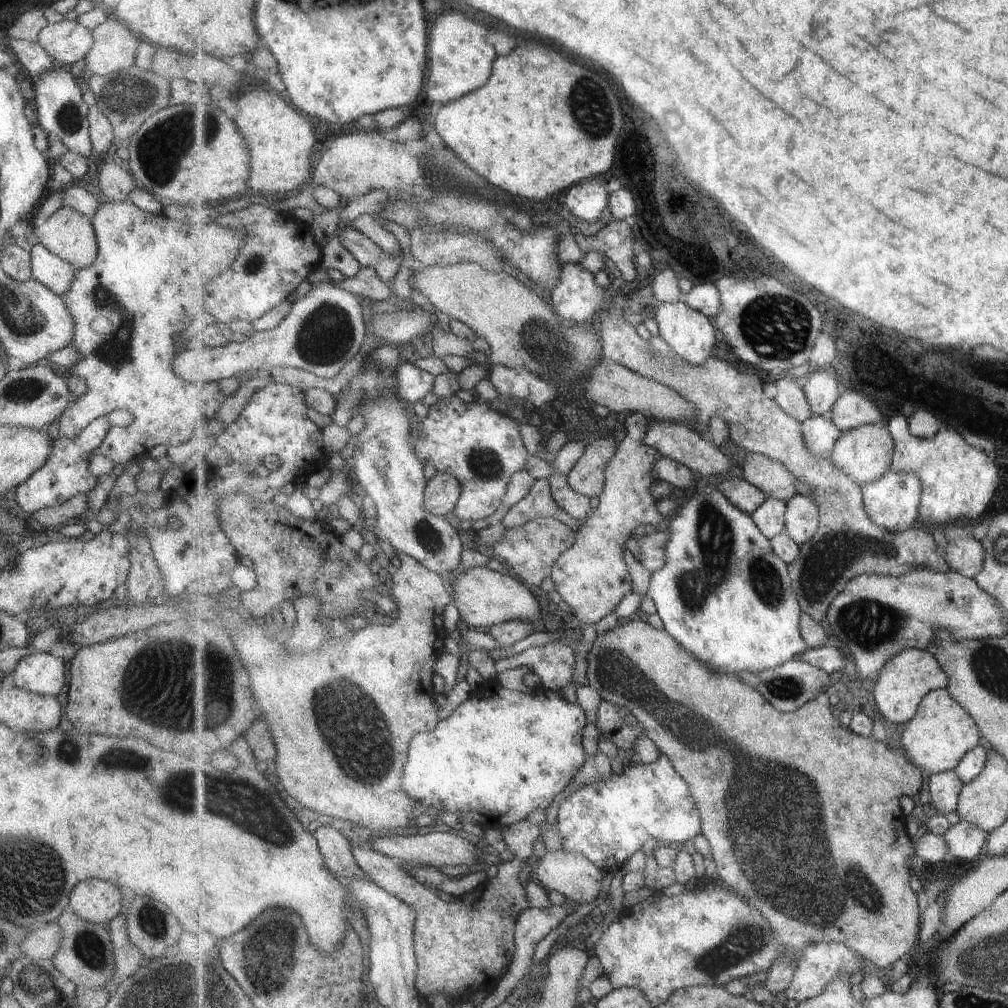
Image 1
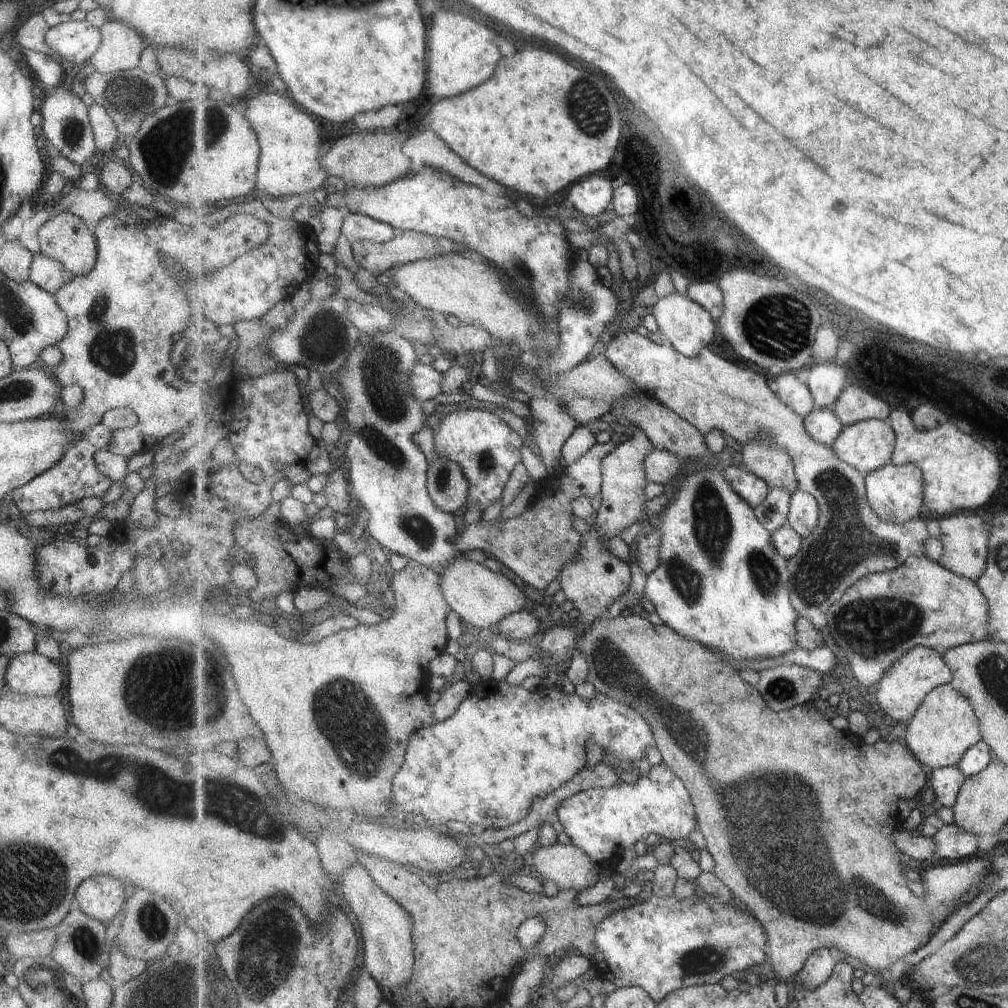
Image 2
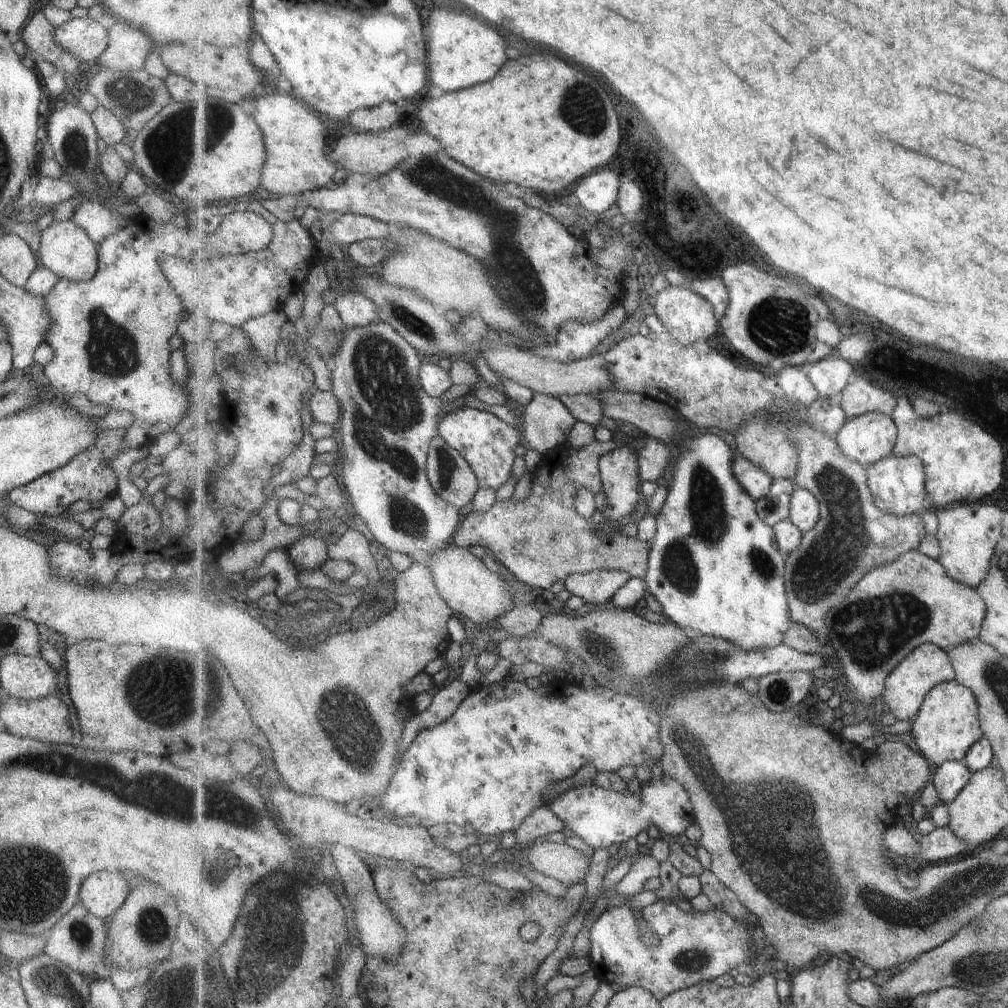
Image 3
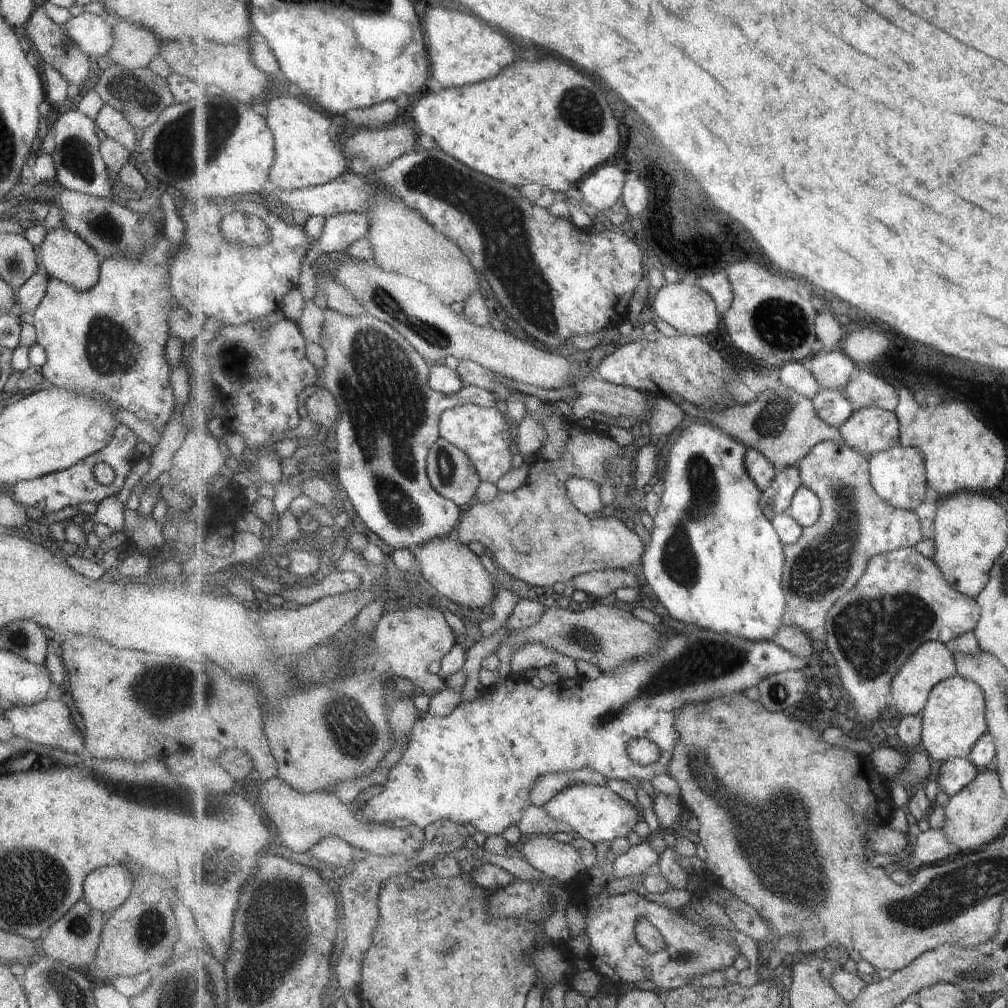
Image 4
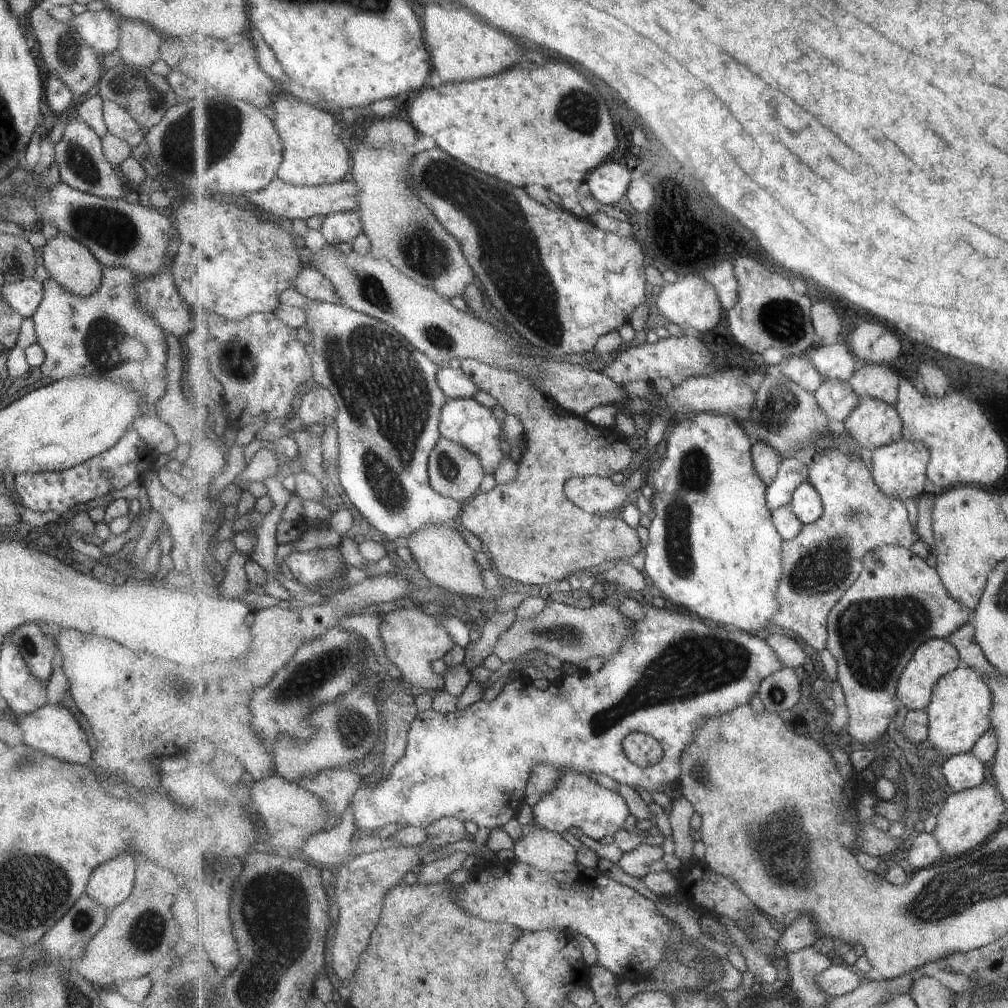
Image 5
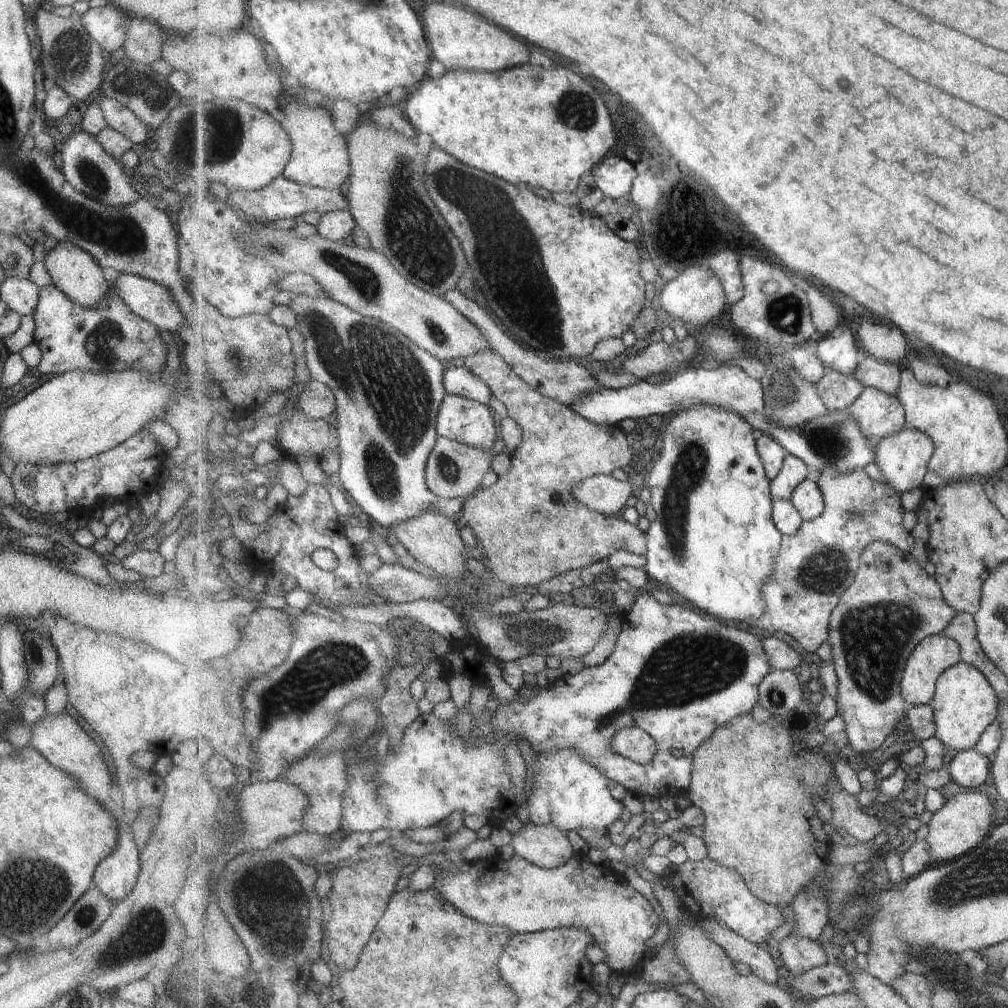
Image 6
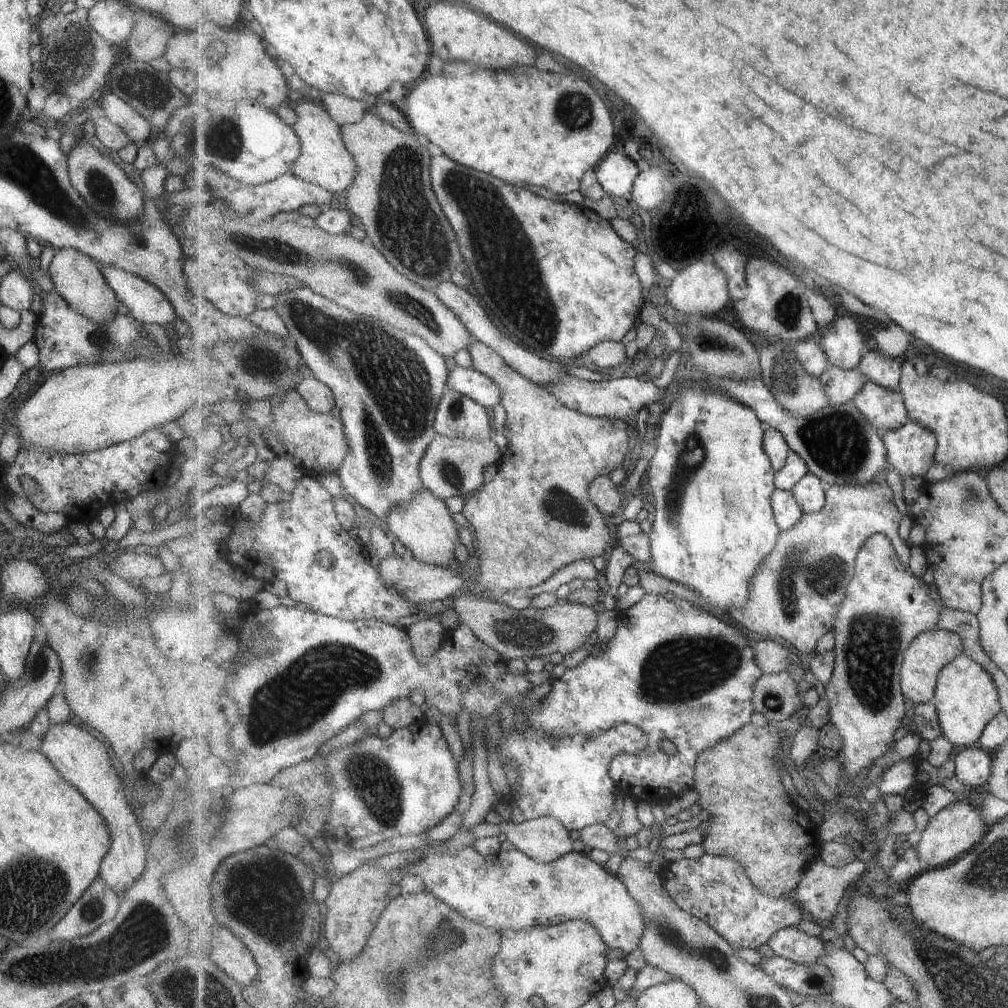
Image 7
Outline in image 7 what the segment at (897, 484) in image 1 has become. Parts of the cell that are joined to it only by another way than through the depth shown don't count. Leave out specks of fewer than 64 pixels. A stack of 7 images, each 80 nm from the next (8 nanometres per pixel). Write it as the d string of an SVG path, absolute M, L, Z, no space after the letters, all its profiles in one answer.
M909 421L903 428L882 432L890 468L893 468L900 478L913 478L913 476L925 477L931 470L933 462L936 462L936 450L938 440L936 434L920 424Z

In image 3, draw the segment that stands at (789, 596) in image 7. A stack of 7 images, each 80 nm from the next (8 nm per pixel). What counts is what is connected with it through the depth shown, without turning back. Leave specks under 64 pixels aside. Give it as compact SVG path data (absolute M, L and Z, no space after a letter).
M797 417L790 434L799 451L798 475L795 484L810 490L820 502L820 521L813 530L803 534L801 546L787 556L788 603L792 620L807 626L815 634L828 630L828 612L839 606L859 581L875 566L893 564L902 554L917 551L925 538L925 524L917 513L907 516L890 515L876 505L868 483L868 469L862 463L851 460L833 437L822 435Z

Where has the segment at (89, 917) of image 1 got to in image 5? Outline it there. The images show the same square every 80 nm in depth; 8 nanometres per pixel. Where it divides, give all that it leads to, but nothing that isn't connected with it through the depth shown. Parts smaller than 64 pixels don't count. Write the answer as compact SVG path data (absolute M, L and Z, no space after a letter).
M125 852L97 865L85 885L84 894L107 910L124 901L131 892L136 869L135 855Z

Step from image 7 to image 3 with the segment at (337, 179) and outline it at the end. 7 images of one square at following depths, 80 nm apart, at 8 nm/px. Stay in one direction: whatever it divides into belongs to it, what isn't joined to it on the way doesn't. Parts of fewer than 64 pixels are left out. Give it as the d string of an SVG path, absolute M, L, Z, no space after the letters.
M261 93L255 96L255 100L257 112L253 116L265 134L268 156L262 170L262 187L272 196L277 193L300 197L305 192L331 185L339 166L327 158L327 148L331 154L331 141L323 132L325 124L321 118L301 99L289 96L289 93Z

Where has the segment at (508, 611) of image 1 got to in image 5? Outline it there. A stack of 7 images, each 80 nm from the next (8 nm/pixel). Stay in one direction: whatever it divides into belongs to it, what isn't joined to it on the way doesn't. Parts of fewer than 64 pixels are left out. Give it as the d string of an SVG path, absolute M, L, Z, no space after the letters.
M433 525L405 539L403 544L409 548L413 560L419 566L419 571L434 584L447 588L451 592L457 592L461 596L473 598L491 596L491 592L487 591L483 584L483 572L475 560L474 551L463 539L460 530L455 531L452 526Z

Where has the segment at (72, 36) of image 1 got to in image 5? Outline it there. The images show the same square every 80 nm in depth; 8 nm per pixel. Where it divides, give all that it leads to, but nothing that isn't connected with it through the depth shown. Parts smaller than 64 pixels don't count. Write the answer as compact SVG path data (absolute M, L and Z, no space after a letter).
M105 8L102 11L85 10L72 16L68 22L77 31L82 42L99 56L116 50L120 20L119 16Z

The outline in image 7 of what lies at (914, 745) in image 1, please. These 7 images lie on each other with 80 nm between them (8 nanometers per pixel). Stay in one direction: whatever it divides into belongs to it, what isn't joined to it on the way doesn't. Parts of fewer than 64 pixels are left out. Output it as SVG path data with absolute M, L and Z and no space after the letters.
M964 653L959 654L953 662L949 662L949 665L945 666L945 669L940 673L933 704L937 708L944 737L949 738L957 750L978 744L985 733L987 722L1000 712L997 687L991 676L985 672L985 668L979 662L975 662L971 656Z

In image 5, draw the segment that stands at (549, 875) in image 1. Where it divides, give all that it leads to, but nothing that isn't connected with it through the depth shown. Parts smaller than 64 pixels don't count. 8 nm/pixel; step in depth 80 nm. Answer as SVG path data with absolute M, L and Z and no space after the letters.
M535 824L531 832L514 842L515 860L546 873L568 873L575 869L578 851L561 838L561 833Z

